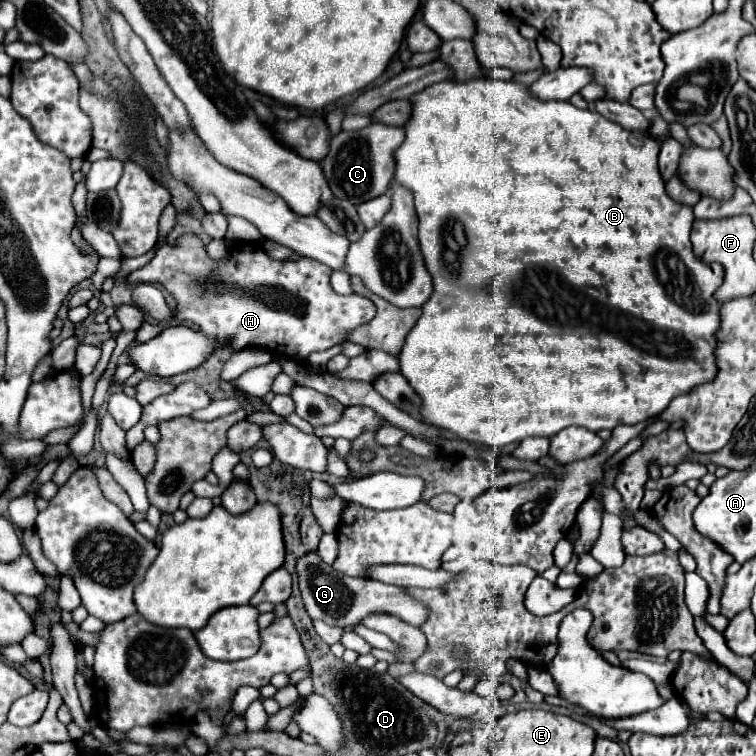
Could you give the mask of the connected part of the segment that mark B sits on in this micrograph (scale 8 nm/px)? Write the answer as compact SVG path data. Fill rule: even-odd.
M482 75L466 83L442 81L408 99L412 101L412 115L404 125L404 143L394 151L394 181L414 195L420 219L420 249L434 279L434 293L422 305L422 315L410 329L398 359L400 373L422 399L420 417L424 423L448 429L474 445L502 449L518 445L526 437L552 437L570 425L600 431L624 423L642 423L660 415L674 397L716 377L712 355L716 347L714 335L720 327L720 303L714 299L714 291L720 287L722 267L704 265L694 257L690 247L694 213L692 207L676 205L666 195L658 171L658 141L642 131L622 129L600 113L578 109L570 101L540 101L532 97L526 85L512 79L498 81Z

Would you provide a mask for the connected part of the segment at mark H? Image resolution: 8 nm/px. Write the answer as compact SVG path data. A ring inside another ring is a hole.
M184 233L174 245L162 245L156 251L156 257L142 269L132 271L126 279L130 283L160 283L178 303L176 317L190 319L204 333L216 337L216 341L224 347L246 349L246 347L262 347L276 349L280 355L288 355L296 361L304 361L314 351L330 349L344 341L348 329L356 329L358 325L368 323L376 307L368 297L362 295L338 295L330 287L328 265L300 257L294 261L276 261L264 249L256 249L252 243L234 243L228 257L222 261L214 261L206 253L206 245L194 233Z

